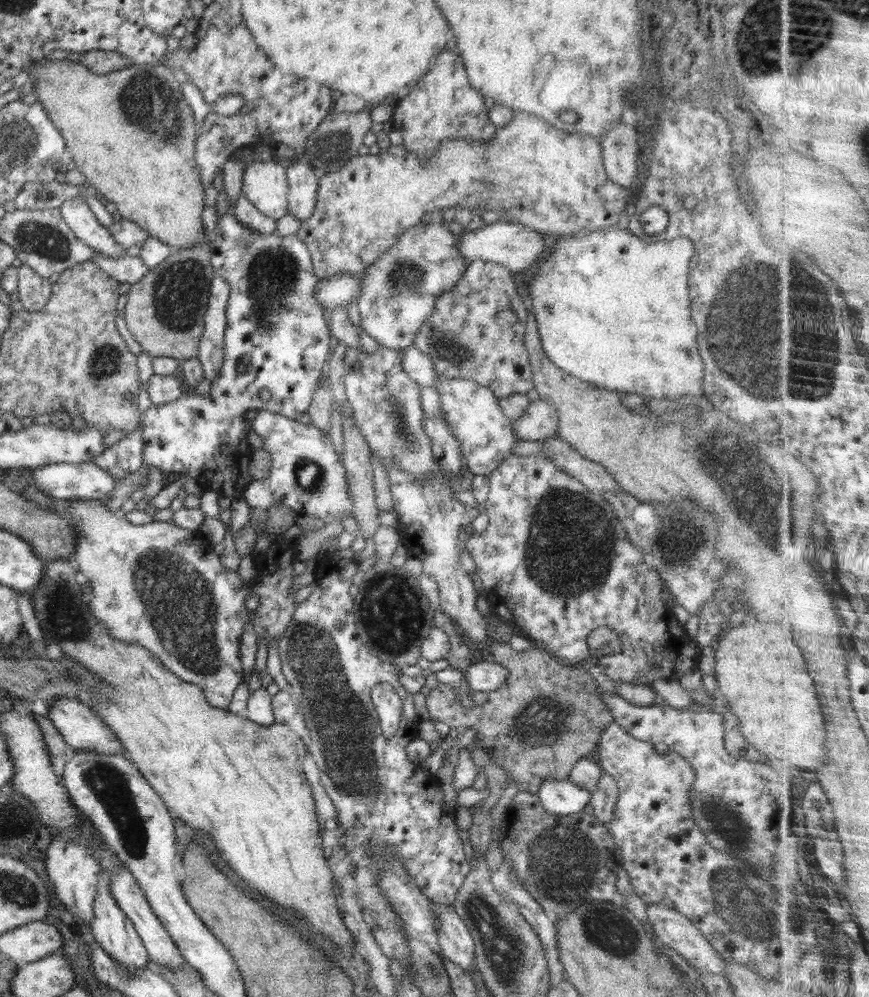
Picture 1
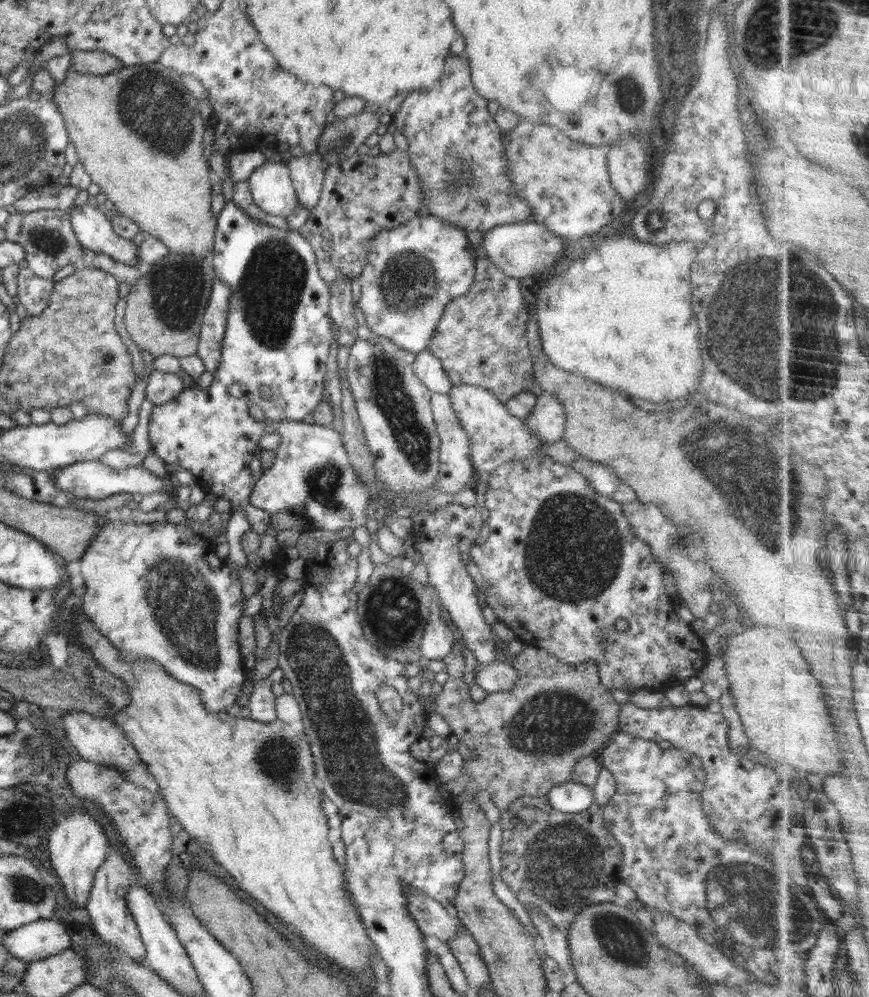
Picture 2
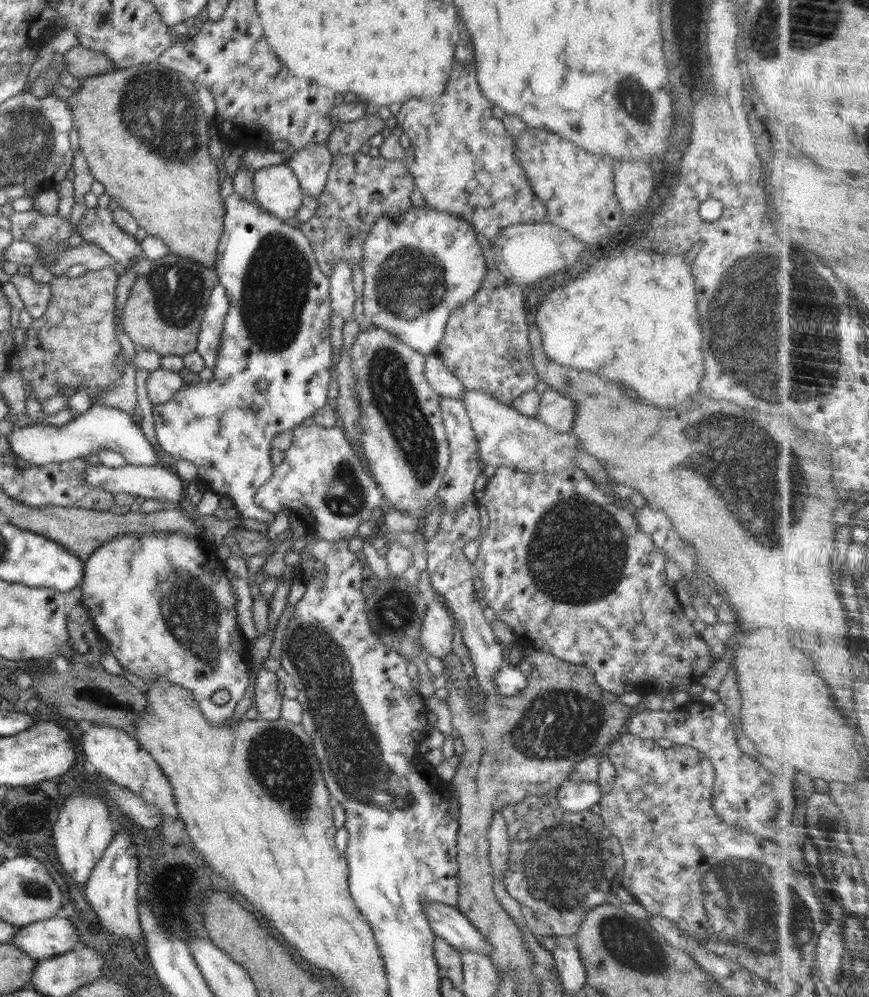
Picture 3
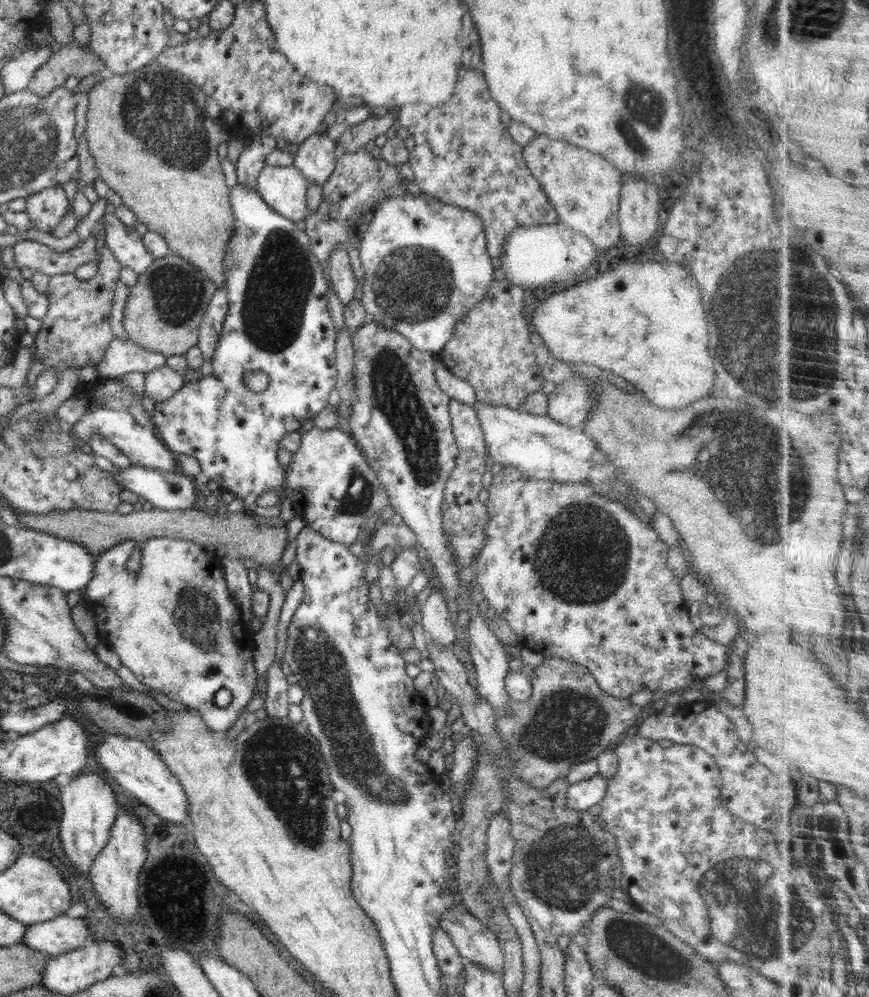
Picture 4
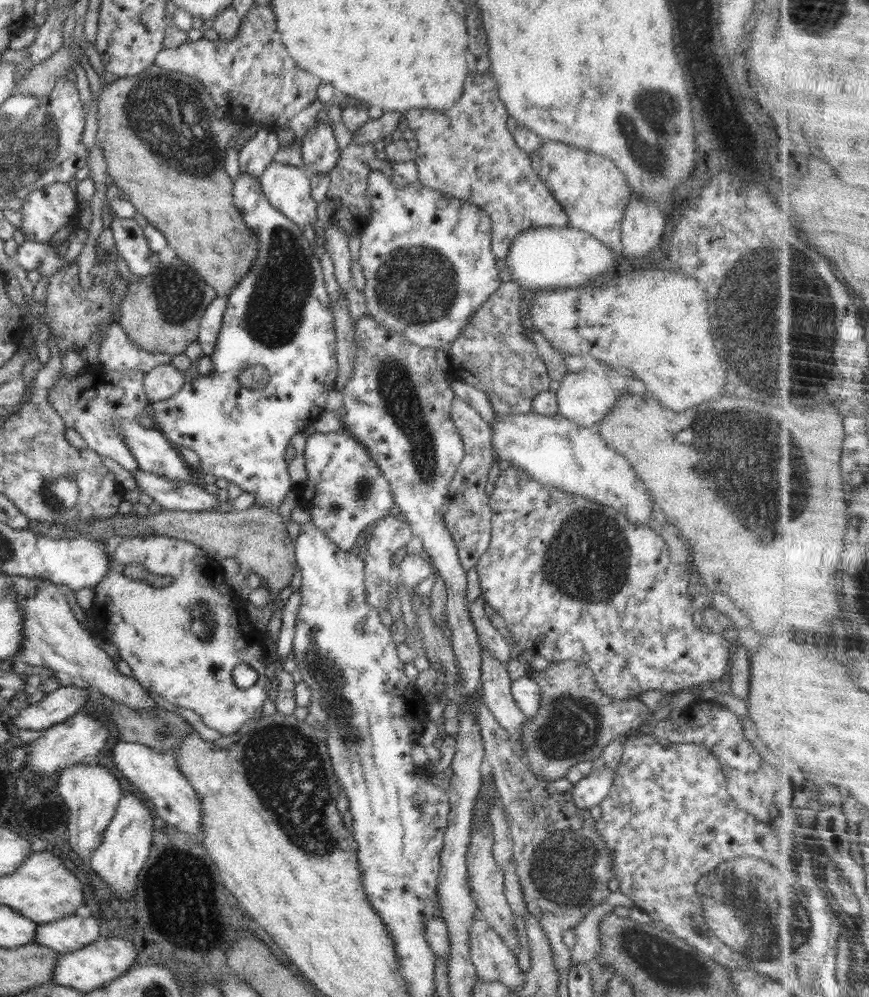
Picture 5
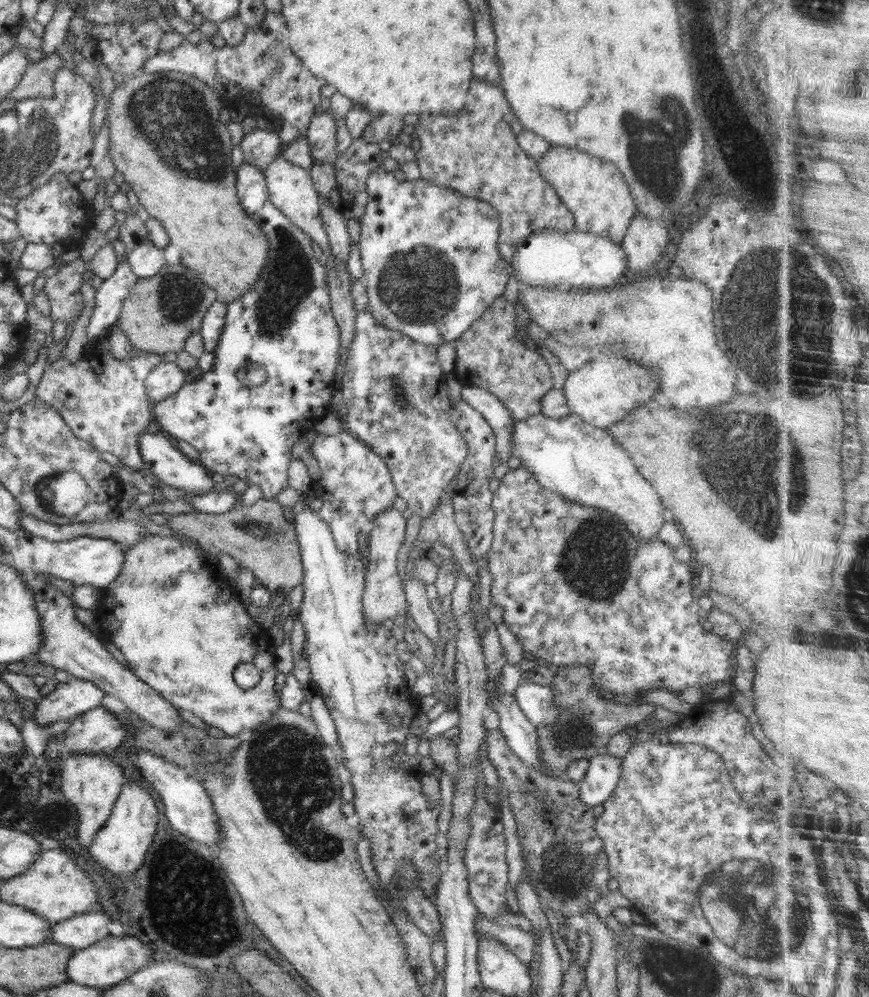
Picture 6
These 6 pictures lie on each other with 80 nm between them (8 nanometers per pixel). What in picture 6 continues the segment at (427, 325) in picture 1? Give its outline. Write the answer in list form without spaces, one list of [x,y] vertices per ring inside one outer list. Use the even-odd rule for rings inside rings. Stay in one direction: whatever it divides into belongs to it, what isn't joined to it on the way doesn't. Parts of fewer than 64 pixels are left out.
[[[500,295],[482,314],[482,318],[470,325],[464,336],[453,341],[456,362],[452,370],[456,380],[462,385],[480,387],[496,395],[509,408],[512,418],[522,420],[541,413],[541,398],[553,388],[550,367],[538,351],[530,350],[516,338],[516,307]]]

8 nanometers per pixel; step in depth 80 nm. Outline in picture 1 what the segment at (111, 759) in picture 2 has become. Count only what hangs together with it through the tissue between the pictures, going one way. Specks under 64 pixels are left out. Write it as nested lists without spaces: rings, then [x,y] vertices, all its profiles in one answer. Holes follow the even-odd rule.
[[[60,697],[53,702],[50,708],[43,707],[41,709],[60,731],[66,744],[70,744],[72,748],[98,753],[99,755],[122,755],[123,757],[128,757],[122,743],[119,742],[112,729],[90,707],[78,702],[78,699]]]

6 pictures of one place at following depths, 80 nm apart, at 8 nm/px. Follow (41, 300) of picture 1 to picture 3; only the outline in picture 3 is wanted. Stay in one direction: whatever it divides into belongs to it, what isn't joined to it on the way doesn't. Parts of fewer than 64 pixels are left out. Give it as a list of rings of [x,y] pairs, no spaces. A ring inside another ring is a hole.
[[[19,272],[11,276],[9,281],[15,285],[31,318],[33,320],[42,318],[51,299],[50,283],[41,284],[36,282],[30,273],[24,275]]]

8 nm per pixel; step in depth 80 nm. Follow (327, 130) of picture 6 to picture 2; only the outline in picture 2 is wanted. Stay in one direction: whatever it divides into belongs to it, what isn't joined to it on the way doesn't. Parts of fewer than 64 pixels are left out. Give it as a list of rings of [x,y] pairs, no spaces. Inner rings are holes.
[[[319,151],[304,156],[285,156],[298,204],[314,210],[323,189],[329,161]]]

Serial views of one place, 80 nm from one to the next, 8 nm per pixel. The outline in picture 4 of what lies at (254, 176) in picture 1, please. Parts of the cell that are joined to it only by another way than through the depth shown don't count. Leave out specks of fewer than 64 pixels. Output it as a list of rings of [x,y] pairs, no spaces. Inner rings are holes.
[[[264,165],[256,183],[259,196],[278,214],[294,222],[304,222],[310,214],[306,202],[310,183],[293,165]]]

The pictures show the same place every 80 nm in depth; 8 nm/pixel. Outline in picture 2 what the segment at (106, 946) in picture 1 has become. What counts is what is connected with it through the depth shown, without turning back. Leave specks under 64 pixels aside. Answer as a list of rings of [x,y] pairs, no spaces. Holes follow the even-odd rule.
[[[115,846],[110,848],[110,852],[109,857],[96,871],[86,908],[96,934],[104,942],[109,942],[111,948],[115,947],[118,951],[126,953],[133,961],[140,964],[145,957],[145,948],[125,899],[129,886],[138,880],[132,874],[133,867],[130,860],[126,858],[125,849]]]

